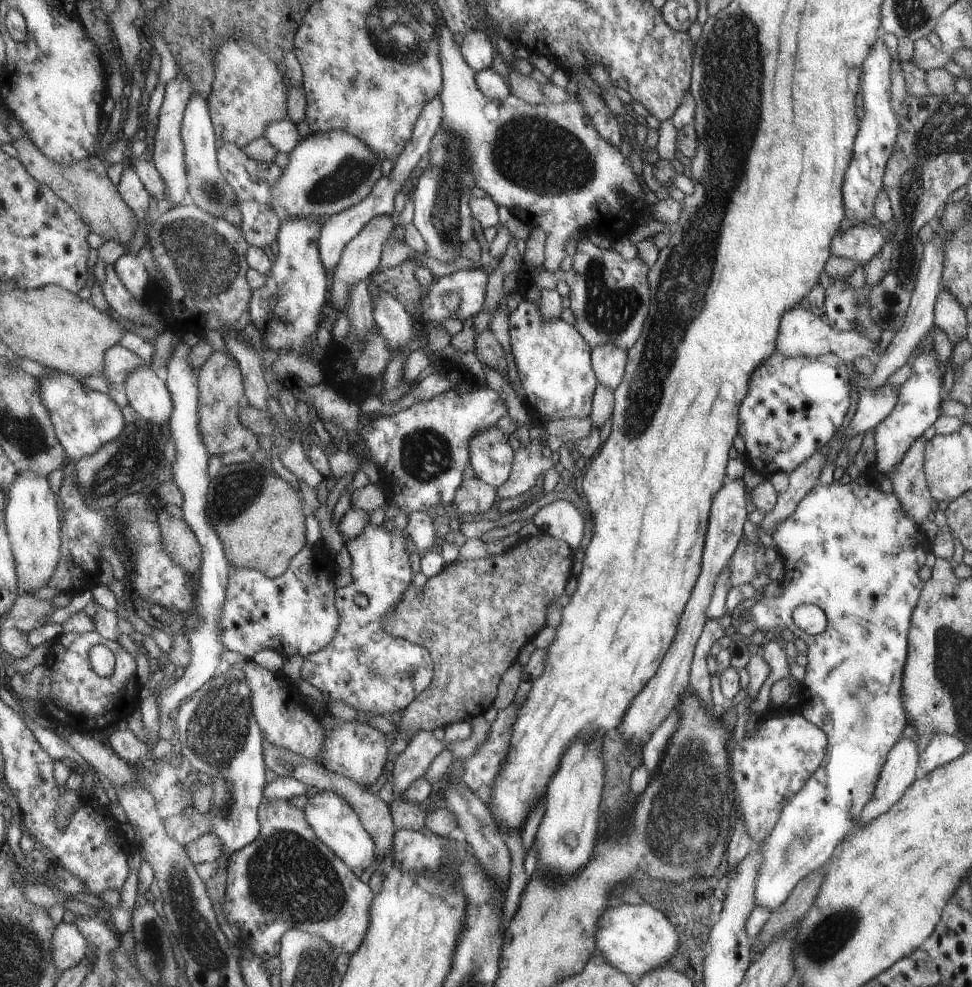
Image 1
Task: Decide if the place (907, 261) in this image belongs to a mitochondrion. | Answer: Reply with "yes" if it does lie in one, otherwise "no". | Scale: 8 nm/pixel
yes

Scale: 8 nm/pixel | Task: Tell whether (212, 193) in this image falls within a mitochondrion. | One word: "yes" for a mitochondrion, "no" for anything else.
yes

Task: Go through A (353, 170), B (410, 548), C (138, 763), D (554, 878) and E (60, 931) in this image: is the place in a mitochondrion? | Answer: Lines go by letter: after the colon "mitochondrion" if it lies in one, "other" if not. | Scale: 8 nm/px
A: mitochondrion
B: other
C: other
D: other
E: other

